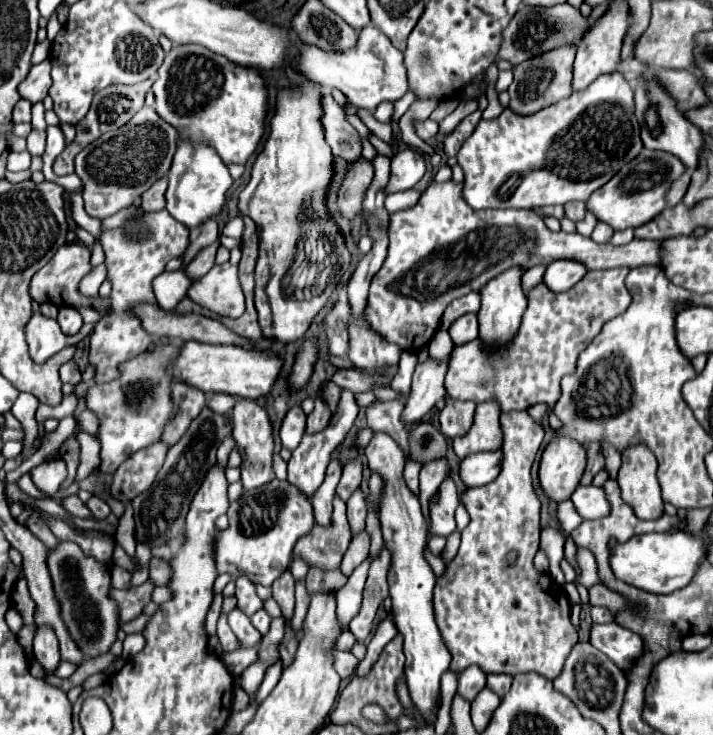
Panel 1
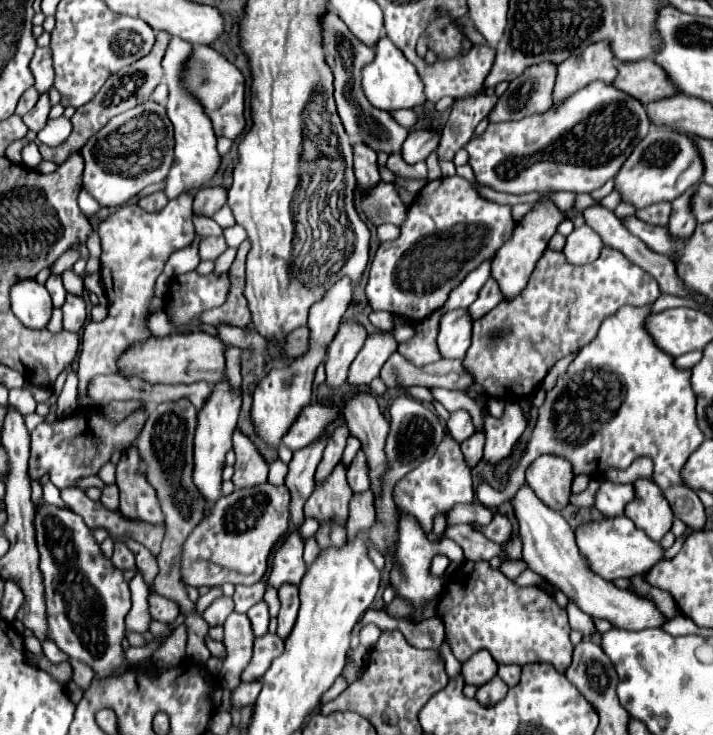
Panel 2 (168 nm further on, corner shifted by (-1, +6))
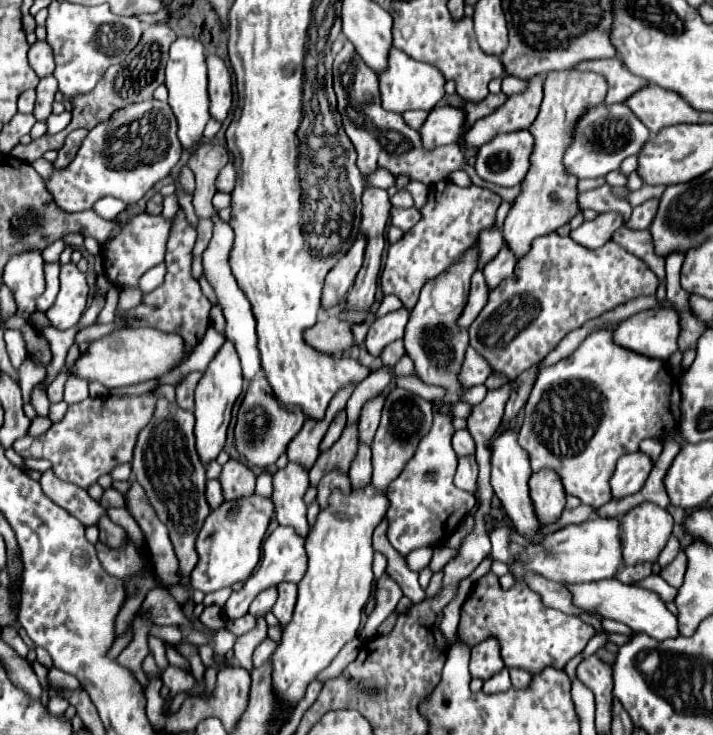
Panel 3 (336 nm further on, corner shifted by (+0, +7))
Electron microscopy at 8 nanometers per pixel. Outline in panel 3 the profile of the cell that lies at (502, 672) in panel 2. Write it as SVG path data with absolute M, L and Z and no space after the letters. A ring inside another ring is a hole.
M510 669L510 677L512 677L512 687L514 689L524 689L532 681L532 675L528 671L522 671L522 669Z

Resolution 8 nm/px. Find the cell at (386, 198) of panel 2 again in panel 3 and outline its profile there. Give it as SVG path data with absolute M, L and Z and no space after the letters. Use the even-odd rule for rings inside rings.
M392 207L390 215L392 215L392 223L396 227L400 227L402 231L412 229L420 221L420 217L422 217L418 209L396 209L396 207Z

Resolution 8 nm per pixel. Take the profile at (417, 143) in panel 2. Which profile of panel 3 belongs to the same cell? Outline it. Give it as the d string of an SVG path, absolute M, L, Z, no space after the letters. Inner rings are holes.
M444 105L430 111L420 135L424 147L434 149L438 145L456 143L456 139L460 139L460 131L464 131L464 111L454 105Z

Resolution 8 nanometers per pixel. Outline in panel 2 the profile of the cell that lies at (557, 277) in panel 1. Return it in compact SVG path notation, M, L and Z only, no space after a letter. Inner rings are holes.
M583 224L581 228L575 228L567 236L567 244L563 248L563 254L569 264L585 266L585 264L591 264L599 258L601 248L603 248L603 242L601 242L599 234L595 234L587 224Z

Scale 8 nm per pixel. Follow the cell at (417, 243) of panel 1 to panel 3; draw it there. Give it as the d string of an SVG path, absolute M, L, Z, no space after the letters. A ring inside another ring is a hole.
M448 179L430 185L428 203L420 209L422 219L388 249L386 267L380 275L384 295L396 295L406 309L412 309L418 301L422 285L440 275L450 263L458 261L468 247L476 245L482 229L494 227L500 201L502 199L496 193L476 185L458 187Z

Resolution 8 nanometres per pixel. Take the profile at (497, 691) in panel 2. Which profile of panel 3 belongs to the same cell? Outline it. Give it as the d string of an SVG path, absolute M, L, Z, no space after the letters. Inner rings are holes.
M508 669L496 673L492 679L488 679L482 687L484 693L500 693L500 691L508 691L512 687L510 683L510 675L508 675Z

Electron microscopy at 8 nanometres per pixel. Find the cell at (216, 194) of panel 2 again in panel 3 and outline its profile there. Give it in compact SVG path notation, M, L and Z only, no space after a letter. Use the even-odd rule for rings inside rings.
M228 163L228 165L220 171L220 175L218 175L218 179L216 179L216 189L230 193L232 187L234 187L234 183L236 183L236 167L234 167L234 163Z

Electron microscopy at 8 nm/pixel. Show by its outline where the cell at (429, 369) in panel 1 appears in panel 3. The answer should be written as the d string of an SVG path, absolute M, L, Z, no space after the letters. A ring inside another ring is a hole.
M474 271L472 275L472 287L470 287L470 295L468 295L468 303L464 307L464 313L460 317L460 325L462 327L470 327L472 319L476 319L476 315L480 313L480 309L486 305L488 299L488 283L484 279L482 271Z

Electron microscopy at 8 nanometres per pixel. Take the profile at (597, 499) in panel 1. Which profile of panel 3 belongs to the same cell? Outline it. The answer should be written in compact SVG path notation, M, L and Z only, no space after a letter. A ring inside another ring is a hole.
M642 451L620 457L616 471L614 471L614 477L610 481L612 497L620 499L624 495L632 495L632 493L640 491L644 481L648 479L650 469L652 469L652 461Z

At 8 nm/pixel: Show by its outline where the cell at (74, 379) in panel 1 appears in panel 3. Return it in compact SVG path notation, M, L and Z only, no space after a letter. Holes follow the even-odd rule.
M192 371L192 373L186 375L184 381L176 387L176 403L178 403L182 409L192 411L192 407L194 407L194 389L196 389L196 383L200 381L200 377L202 377L200 371Z

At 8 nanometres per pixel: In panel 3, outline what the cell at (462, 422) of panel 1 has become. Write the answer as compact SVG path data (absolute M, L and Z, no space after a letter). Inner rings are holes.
M466 429L454 433L452 445L454 445L454 451L456 451L458 457L468 457L468 455L474 455L474 451L476 451L474 439L472 439L472 435Z

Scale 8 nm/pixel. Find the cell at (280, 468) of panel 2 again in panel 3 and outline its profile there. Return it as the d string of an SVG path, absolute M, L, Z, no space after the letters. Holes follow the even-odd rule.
M264 471L262 475L258 475L258 479L256 479L256 489L254 489L254 493L256 495L264 495L264 497L270 497L272 495L272 475L268 473L268 471Z

